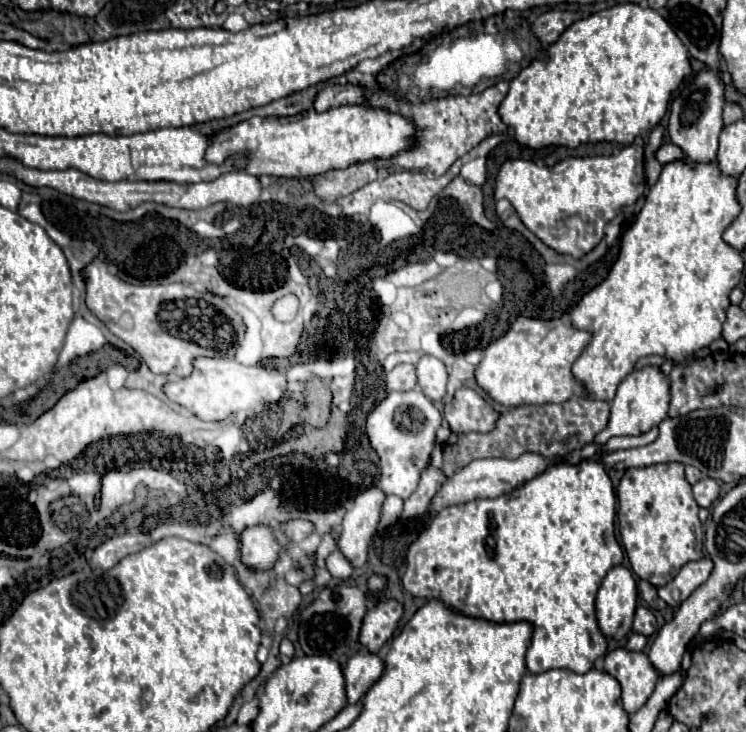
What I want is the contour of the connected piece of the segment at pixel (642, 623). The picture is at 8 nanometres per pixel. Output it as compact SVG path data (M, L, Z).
M644 606L636 608L636 614L634 614L634 632L640 632L644 636L650 636L652 632L656 632L656 618Z

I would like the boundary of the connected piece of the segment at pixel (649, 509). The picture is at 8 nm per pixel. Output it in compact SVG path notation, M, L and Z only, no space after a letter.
M652 464L648 468L624 470L618 484L618 530L622 546L628 554L632 572L648 580L652 586L666 586L678 570L692 560L702 558L702 522L698 520L698 504L692 496L692 486L684 476L684 464Z

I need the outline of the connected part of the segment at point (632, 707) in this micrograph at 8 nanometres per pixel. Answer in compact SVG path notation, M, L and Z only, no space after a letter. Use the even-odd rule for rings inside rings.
M616 648L606 654L604 670L622 686L622 702L628 714L638 712L660 680L660 672L650 664L646 652Z

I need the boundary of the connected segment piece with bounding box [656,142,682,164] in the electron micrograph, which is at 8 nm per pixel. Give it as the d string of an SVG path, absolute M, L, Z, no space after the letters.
M666 142L666 144L662 144L660 148L658 148L658 152L656 152L656 160L660 162L660 164L666 164L666 162L672 162L672 160L676 160L676 158L682 158L682 154L672 154L672 148L674 148L676 144L672 144L672 142Z

